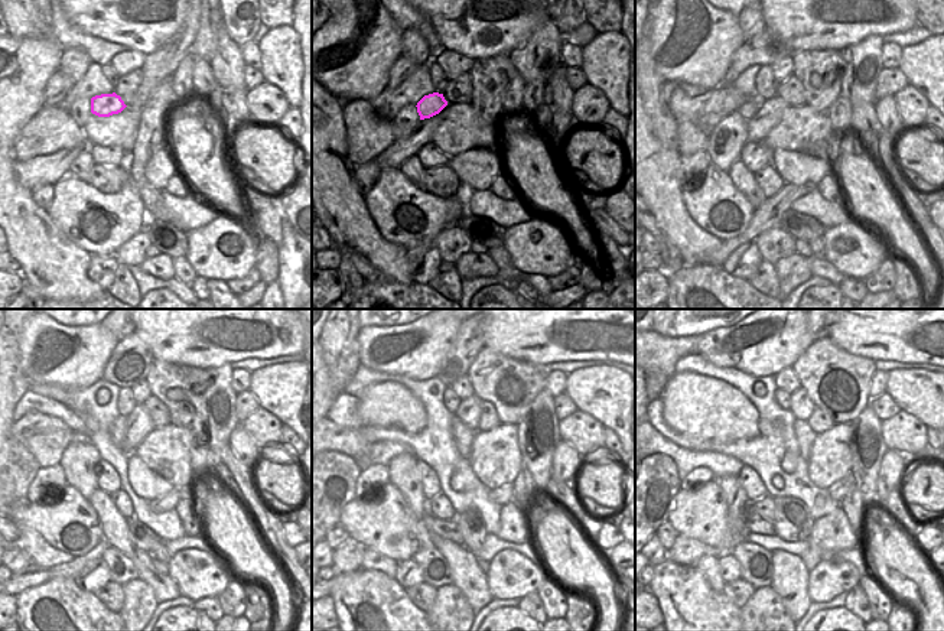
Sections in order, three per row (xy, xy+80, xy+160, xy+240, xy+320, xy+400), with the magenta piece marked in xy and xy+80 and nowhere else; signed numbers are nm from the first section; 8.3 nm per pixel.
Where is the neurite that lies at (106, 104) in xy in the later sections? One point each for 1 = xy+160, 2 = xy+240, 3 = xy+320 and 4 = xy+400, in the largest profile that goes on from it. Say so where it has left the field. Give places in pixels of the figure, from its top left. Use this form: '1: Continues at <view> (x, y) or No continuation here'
1: Continues at xy+160 (748, 109)
2: Continues at xy+240 (91, 425)
3: Continues at xy+320 (393, 405)
4: Continues at xy+400 (708, 409).

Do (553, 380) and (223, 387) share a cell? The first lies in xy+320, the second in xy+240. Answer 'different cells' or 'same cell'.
different cells

